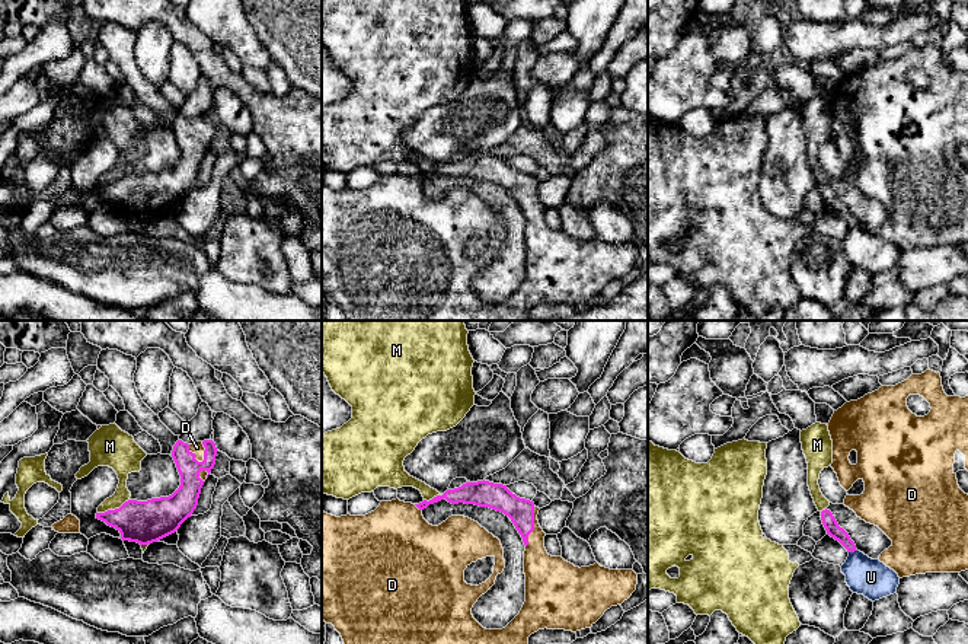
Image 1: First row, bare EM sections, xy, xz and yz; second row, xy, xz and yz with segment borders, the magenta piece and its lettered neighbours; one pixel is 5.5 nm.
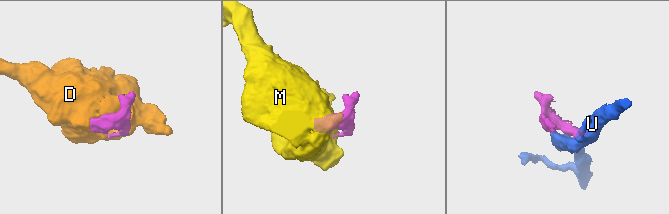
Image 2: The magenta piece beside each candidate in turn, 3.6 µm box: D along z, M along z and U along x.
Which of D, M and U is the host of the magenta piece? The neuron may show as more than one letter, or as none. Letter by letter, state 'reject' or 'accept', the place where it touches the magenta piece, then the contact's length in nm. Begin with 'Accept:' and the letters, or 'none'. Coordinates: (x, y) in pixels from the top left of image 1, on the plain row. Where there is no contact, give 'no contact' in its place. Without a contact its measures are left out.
Accept: D
D: accept | xy (194, 128) | 130 nm
M: reject | xy (112, 184) | 190 nm
U: reject | yz (852, 225) | 50 nm

